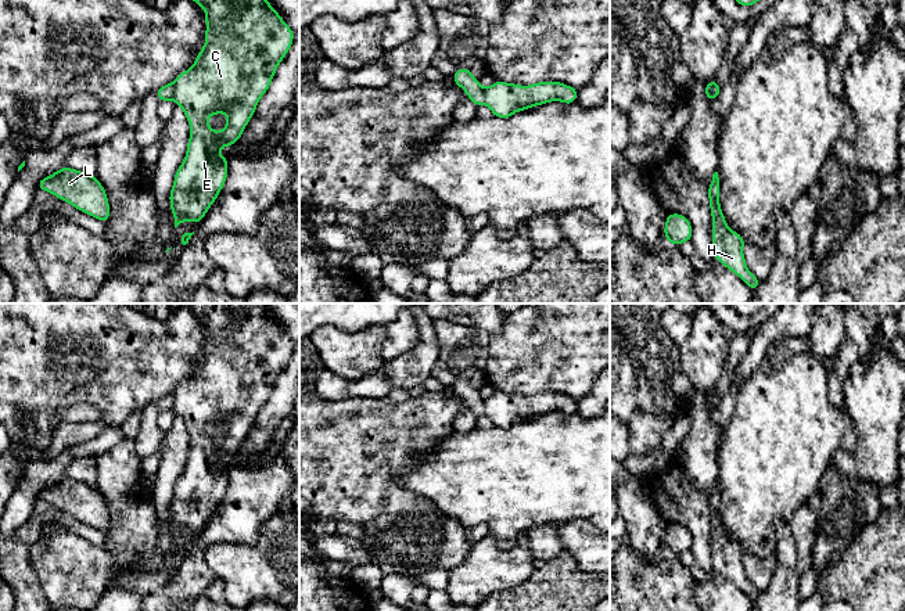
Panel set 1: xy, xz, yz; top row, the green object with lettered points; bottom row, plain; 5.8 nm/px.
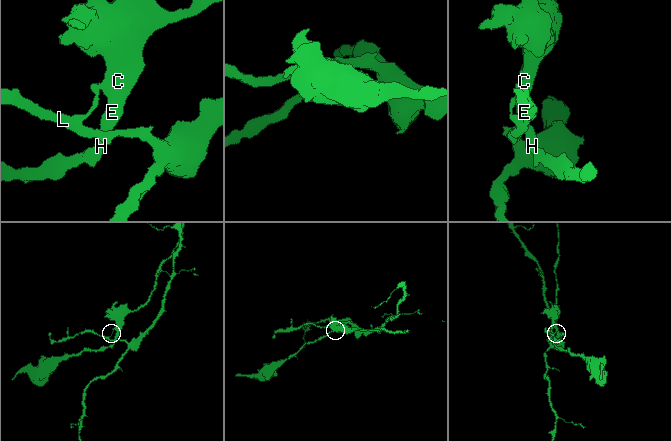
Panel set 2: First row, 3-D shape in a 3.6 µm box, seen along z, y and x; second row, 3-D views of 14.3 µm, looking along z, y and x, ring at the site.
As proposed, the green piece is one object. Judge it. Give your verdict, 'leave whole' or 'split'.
split

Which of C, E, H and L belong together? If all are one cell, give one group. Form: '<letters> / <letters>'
C E H / L

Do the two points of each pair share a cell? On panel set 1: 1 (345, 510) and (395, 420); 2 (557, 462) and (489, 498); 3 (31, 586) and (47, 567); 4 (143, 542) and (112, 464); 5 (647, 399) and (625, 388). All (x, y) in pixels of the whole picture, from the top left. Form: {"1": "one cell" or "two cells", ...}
{"1": "one cell", "2": "one cell", "3": "two cells", "4": "one cell", "5": "two cells"}

